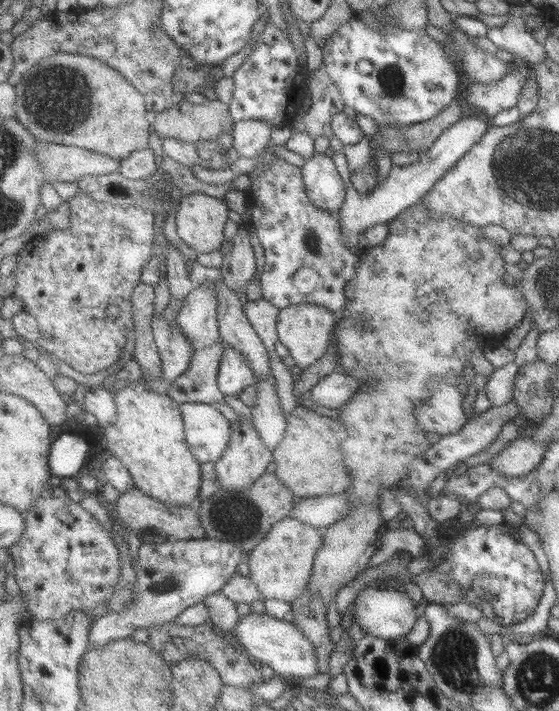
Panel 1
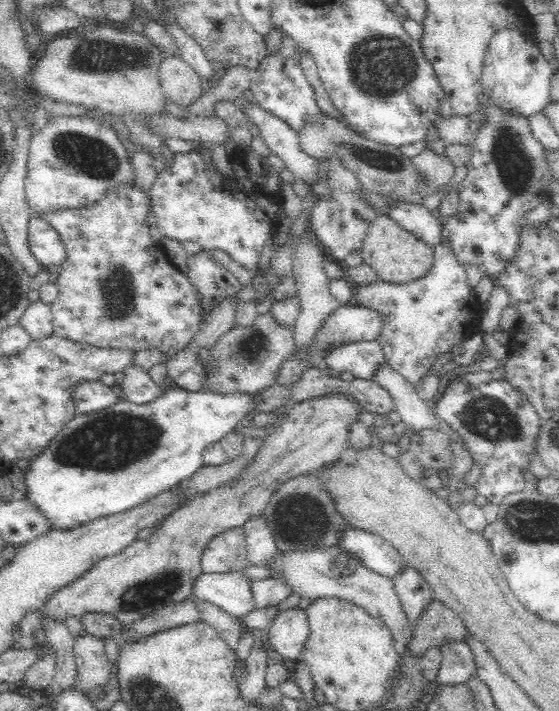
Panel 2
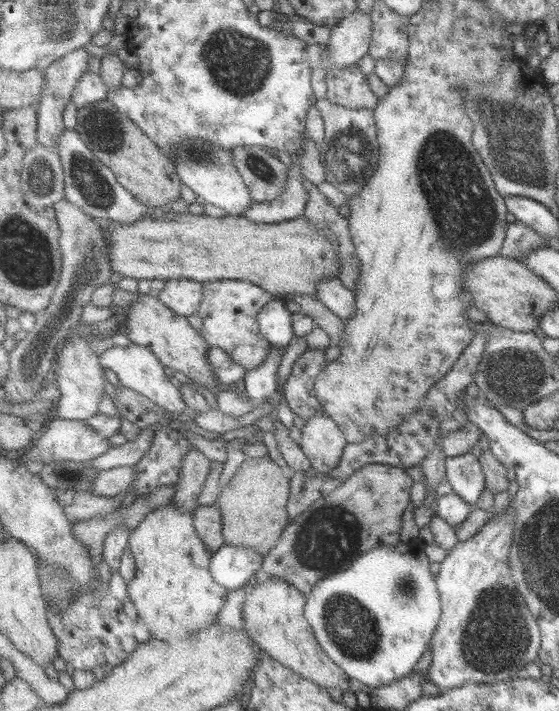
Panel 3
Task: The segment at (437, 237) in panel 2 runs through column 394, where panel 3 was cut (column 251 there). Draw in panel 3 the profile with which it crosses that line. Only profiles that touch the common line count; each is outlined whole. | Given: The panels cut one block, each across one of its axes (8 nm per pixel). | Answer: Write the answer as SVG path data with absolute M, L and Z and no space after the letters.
M304 136L302 150L298 150L292 156L293 163L290 165L288 185L286 191L273 202L254 202L248 211L242 216L253 222L280 223L292 221L303 217L308 205L309 193L305 190L304 173L300 169L300 156L304 153L304 144L309 137Z

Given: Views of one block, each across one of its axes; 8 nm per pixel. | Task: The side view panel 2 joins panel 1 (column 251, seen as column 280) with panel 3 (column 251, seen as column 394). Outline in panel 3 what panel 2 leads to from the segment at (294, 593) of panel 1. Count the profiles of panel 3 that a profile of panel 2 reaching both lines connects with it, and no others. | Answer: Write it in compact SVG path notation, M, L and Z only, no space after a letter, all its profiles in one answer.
M267 579L248 590L244 630L263 652L327 690L351 691L351 677L326 653L305 616L307 595L283 579Z

